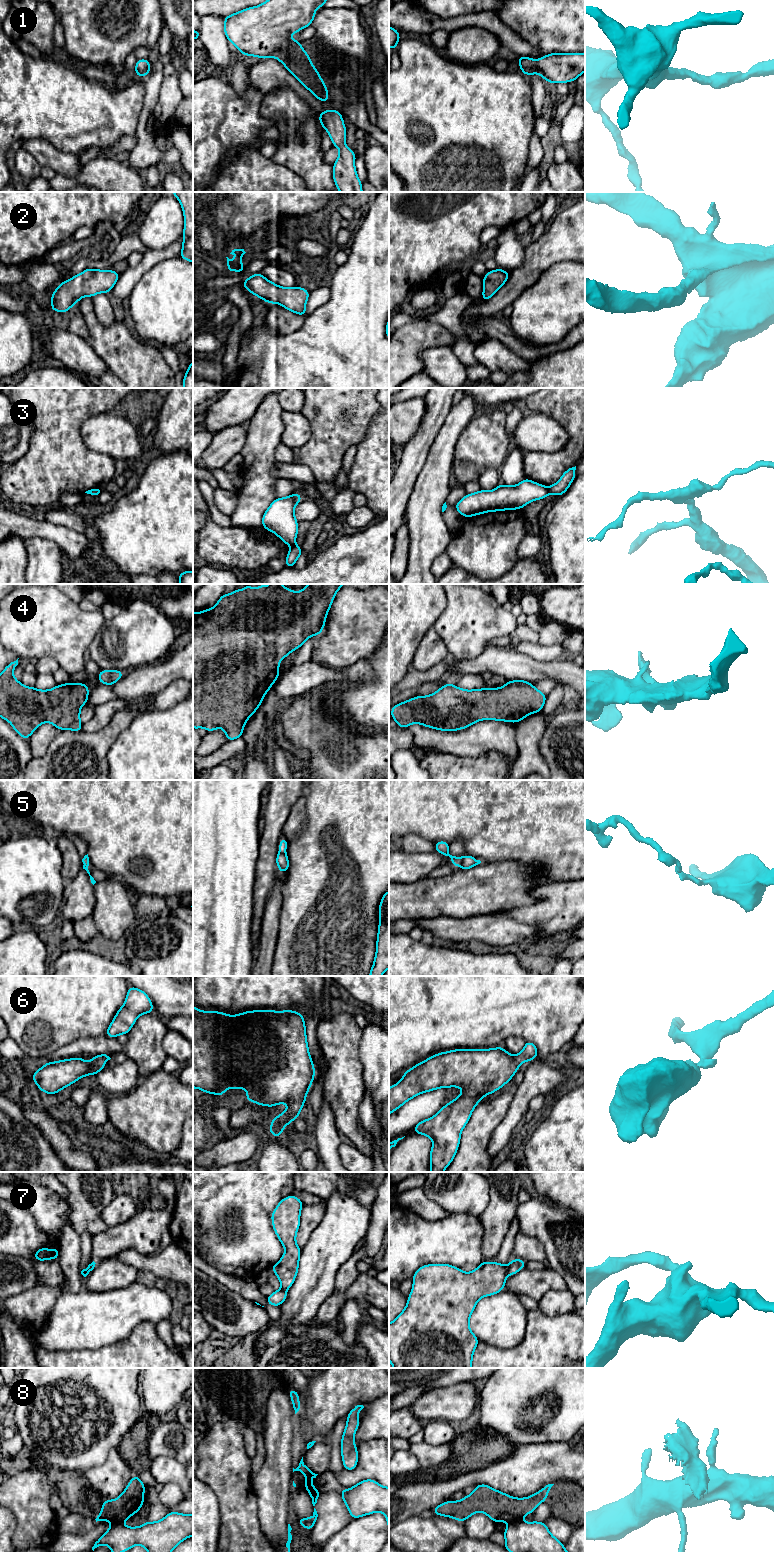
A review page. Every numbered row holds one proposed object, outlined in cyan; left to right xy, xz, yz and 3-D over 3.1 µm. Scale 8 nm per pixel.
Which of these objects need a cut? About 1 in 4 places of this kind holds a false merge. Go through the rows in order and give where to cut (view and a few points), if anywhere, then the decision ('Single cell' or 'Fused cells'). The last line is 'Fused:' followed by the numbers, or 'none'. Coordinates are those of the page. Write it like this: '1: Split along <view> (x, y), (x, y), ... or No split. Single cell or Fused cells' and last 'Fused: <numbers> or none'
1: No split. Single cell
2: No split. Single cell
3: Split along yz (546, 487), (549, 492). Fused cells
4: No split. Single cell
5: Split along xz (279, 851), (284, 852). Fused cells
6: No split. Single cell
7: Split along yz (506, 1266), (508, 1273). Fused cells
8: Split along yz (519, 1519), (509, 1522). Fused cells
Fused: 3, 5, 7, 8

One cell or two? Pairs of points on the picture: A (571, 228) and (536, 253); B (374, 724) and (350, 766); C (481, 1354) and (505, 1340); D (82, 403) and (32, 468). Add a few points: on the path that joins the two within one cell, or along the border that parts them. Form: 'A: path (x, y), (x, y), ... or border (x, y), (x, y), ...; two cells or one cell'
A: path (562, 237), (545, 252); one cell
B: border (349, 720), (363, 732), (378, 733); two cells
C: border (479, 1341), (504, 1349), (511, 1349), (516, 1346); two cells
D: path (66, 419), (56, 429), (56, 440), (44, 452); one cell

